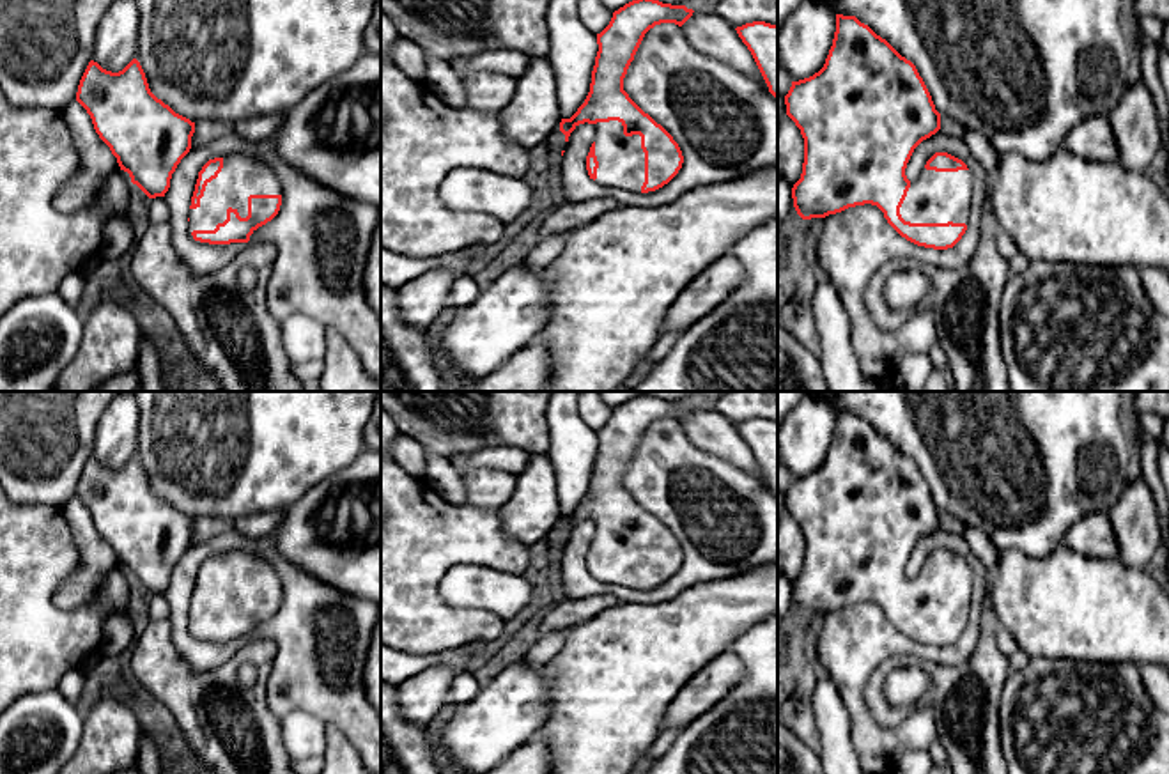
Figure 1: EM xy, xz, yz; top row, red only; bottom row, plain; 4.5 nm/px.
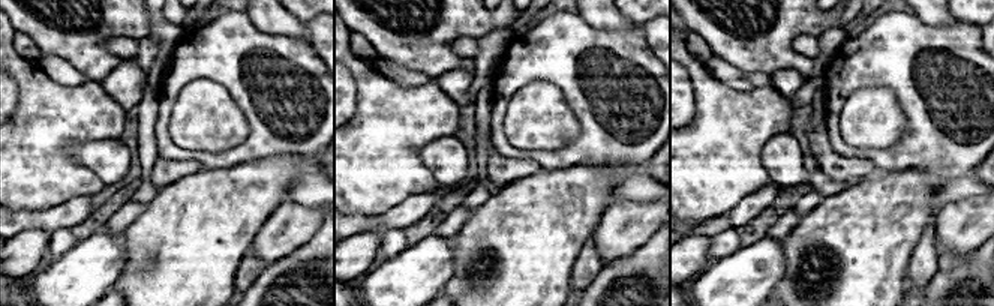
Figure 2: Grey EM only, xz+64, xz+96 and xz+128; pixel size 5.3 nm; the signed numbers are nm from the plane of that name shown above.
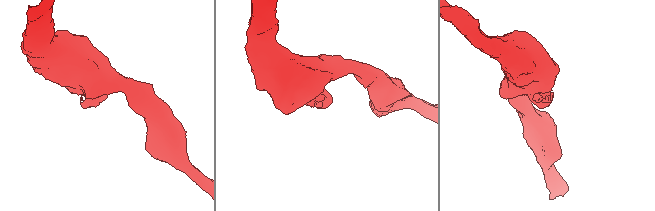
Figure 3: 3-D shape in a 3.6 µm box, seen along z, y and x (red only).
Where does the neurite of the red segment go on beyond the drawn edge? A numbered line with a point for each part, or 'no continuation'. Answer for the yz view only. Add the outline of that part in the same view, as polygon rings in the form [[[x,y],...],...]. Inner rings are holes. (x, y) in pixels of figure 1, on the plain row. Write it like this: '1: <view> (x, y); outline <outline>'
1: yz (936, 594); outline [[[923,567],[910,579],[900,611],[910,620],[969,620],[972,574],[969,567]]]

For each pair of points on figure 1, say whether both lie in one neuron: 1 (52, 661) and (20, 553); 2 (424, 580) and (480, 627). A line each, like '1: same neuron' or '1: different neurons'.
1: same neuron
2: same neuron

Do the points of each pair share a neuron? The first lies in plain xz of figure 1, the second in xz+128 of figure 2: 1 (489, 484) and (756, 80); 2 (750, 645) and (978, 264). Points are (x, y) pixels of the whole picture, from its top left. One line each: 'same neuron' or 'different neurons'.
1: different neurons
2: same neuron

